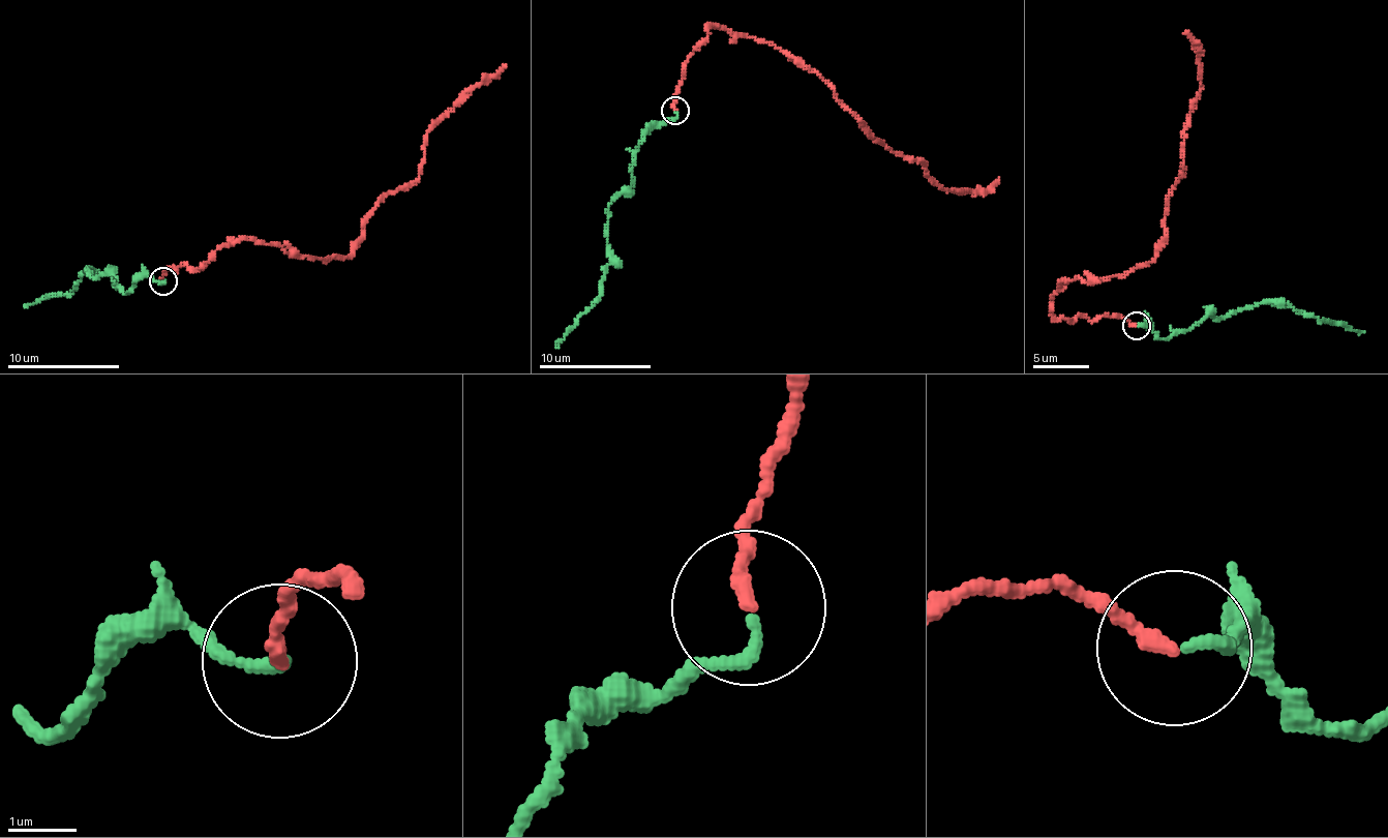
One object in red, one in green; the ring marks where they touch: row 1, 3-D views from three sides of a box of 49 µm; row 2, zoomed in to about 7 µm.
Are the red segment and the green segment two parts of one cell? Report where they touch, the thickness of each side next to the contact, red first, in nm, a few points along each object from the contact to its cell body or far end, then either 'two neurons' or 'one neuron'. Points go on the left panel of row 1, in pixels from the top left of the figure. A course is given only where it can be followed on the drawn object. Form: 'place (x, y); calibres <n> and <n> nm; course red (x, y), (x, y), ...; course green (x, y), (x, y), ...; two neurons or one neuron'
place (162, 281); calibres 200 and 170 nm; course red (162, 281), (242, 239), (326, 261), (352, 252), (362, 219), (419, 176), (427, 133), (506, 66); course green (162, 282), (142, 276), (126, 292), (115, 288), (114, 279), (90, 275), (89, 268), (67, 294), (24, 305); one neuron

